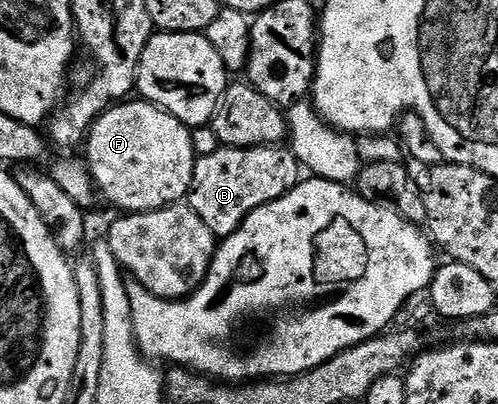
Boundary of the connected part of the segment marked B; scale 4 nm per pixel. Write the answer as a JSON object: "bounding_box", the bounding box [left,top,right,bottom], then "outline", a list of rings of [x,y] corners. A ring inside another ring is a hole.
{"bounding_box":[188,145,300,239],"outline":[[[273,145],[251,149],[220,147],[216,155],[204,155],[195,160],[188,204],[200,219],[204,219],[215,238],[225,239],[241,227],[252,211],[292,192],[299,180],[300,166],[289,148]]]}

